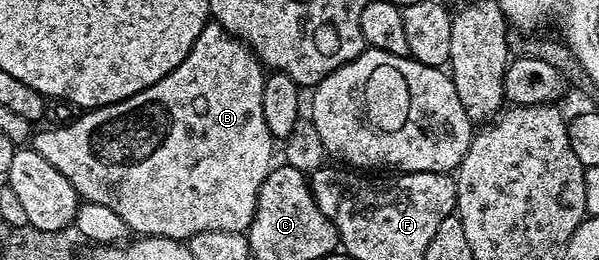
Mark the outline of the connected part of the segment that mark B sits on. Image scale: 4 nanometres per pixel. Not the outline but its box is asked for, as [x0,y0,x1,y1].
[33,21,273,241]

